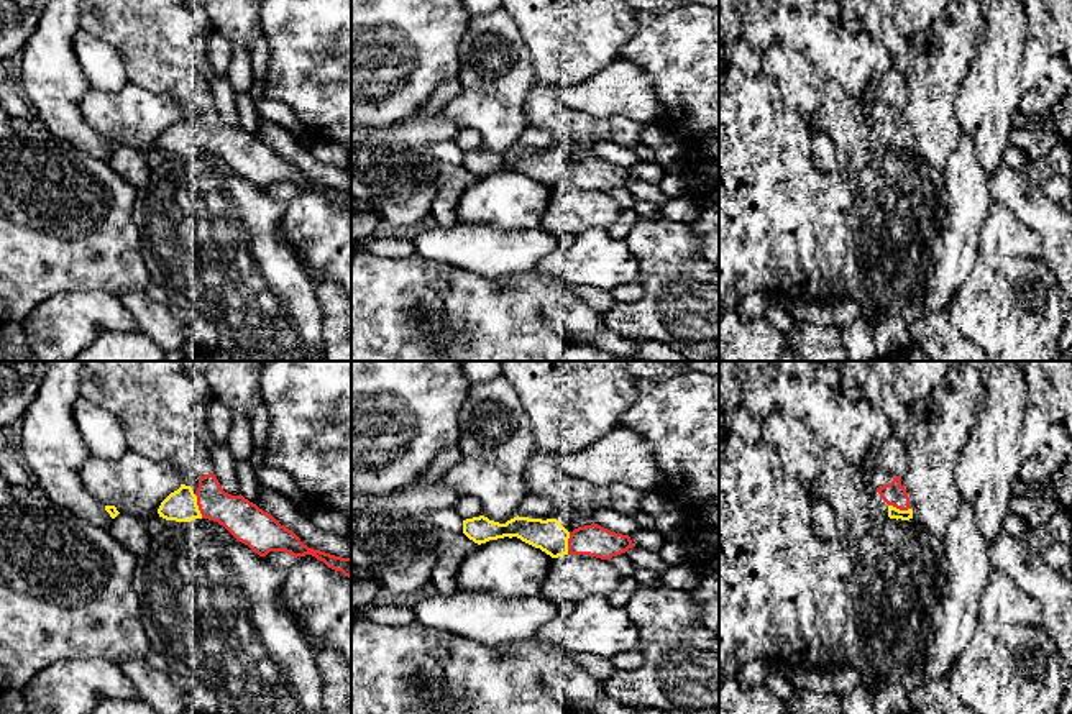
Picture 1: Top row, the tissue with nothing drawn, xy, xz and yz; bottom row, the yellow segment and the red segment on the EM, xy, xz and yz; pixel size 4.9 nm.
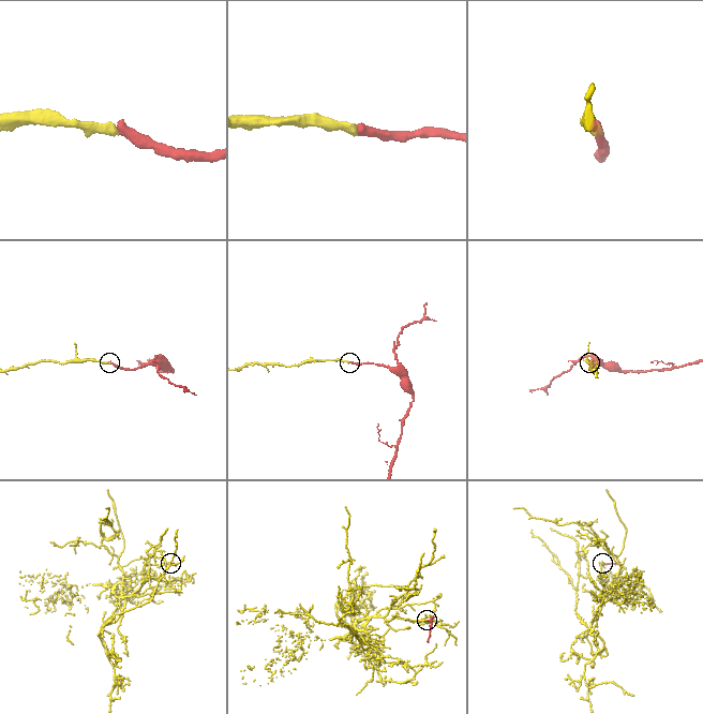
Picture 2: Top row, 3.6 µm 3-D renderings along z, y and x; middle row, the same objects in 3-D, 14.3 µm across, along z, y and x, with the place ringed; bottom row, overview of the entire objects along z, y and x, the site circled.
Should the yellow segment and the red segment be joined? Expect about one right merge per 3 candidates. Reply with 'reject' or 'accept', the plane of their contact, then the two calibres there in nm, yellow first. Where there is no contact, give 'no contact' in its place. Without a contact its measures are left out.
accept | xy | 160/190 nm

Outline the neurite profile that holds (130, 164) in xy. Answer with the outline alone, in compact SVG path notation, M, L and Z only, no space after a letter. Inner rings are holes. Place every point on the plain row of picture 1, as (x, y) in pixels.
M118 146L110 159L110 167L135 189L144 185L151 176L151 169L144 161L144 154L128 146Z

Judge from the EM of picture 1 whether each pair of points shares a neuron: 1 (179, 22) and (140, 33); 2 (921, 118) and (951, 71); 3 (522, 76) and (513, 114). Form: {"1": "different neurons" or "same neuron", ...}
{"1": "same neuron", "2": "same neuron", "3": "same neuron"}

